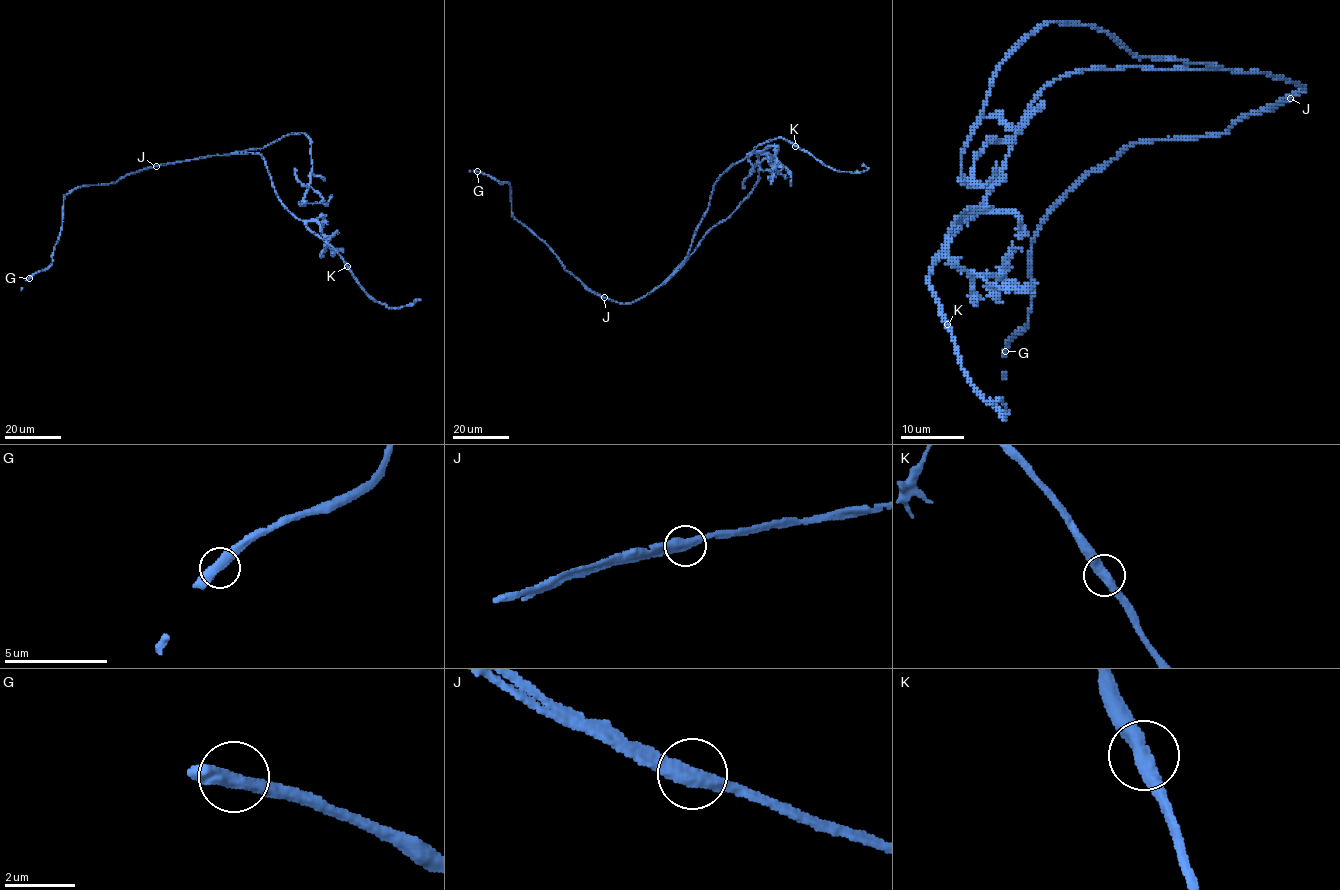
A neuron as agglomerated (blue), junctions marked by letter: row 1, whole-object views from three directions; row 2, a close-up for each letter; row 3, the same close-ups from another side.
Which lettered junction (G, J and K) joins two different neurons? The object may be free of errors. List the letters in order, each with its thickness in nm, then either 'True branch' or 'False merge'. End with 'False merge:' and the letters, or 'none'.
G: Thickness 440 nm. True branch
J: Thickness 440 nm. False merge
K: Thickness 440 nm. True branch
False merge: J

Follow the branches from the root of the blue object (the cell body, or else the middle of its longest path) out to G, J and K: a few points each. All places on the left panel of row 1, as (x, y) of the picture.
G: (230, 153), (159, 165), (131, 172), (109, 184), (76, 187), (64, 197), (62, 225), (52, 263), (29, 278)
J: (230, 153), (156, 166)
K: (230, 153), (261, 155), (280, 201), (323, 239), (347, 266)

